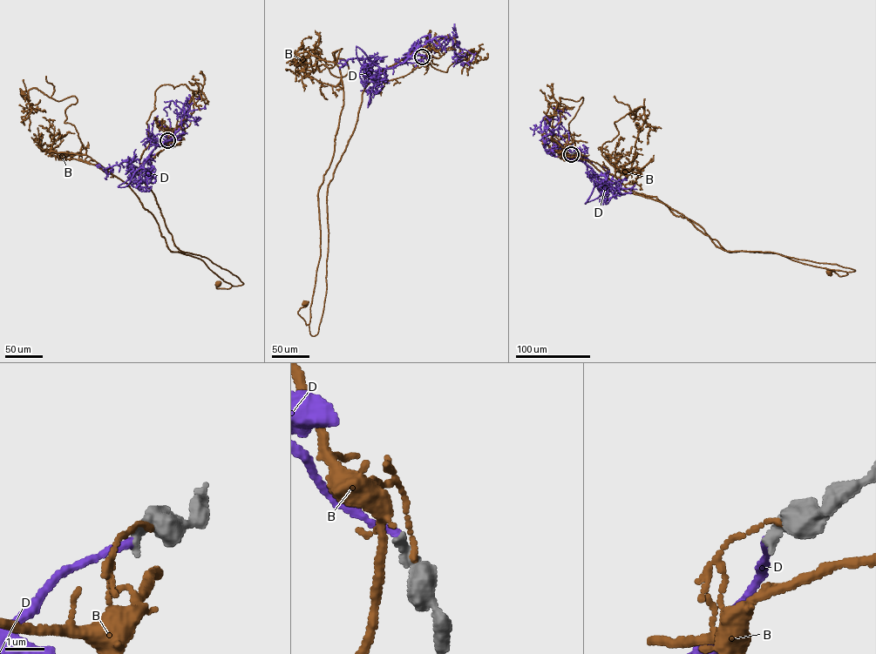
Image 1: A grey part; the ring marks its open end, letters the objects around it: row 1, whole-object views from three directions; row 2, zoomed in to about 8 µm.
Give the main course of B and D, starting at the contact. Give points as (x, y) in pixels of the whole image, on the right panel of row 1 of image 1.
B: (571, 154), (626, 192), (682, 213), (724, 250), (770, 252), (855, 270), (840, 276), (829, 272)
D: (571, 154), (571, 158), (580, 159), (594, 170), (596, 180), (594, 185), (589, 173), (604, 185), (611, 179)

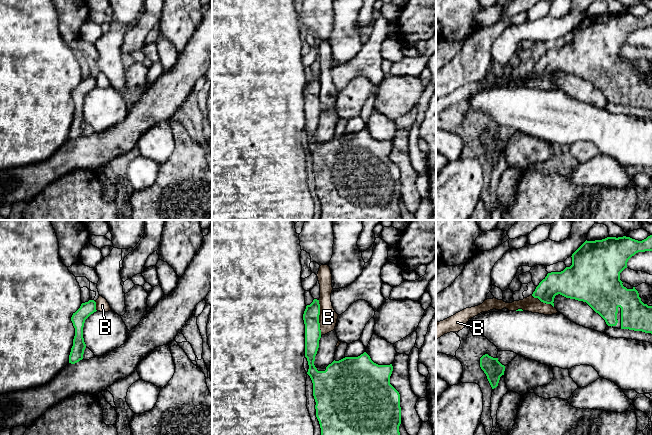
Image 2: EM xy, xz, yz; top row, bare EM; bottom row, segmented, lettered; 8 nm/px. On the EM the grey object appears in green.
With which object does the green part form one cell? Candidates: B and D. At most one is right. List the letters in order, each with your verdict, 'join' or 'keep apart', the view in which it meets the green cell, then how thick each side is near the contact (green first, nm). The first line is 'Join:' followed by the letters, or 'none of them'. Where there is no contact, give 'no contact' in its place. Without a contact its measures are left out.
Join: D
B: keep apart; meets green in xz; 130 nm thick on the green side, 150 nm on the other
D: join; no contact

